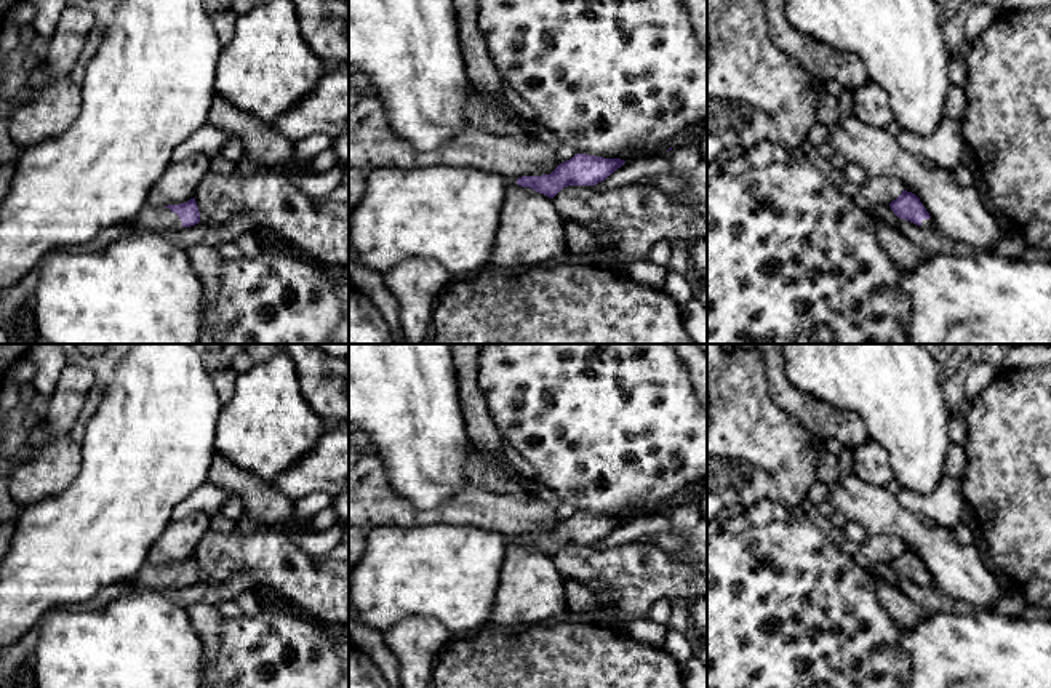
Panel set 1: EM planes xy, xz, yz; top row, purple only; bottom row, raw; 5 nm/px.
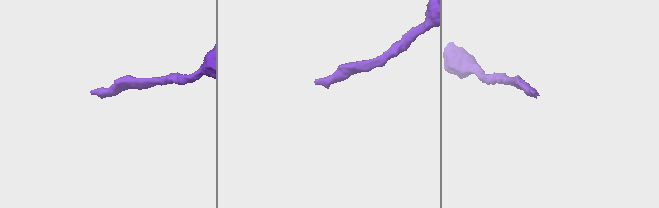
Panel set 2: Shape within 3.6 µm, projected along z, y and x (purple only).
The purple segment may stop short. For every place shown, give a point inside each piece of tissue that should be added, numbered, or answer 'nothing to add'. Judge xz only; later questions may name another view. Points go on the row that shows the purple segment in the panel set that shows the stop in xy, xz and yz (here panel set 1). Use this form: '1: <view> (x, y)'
nothing to add

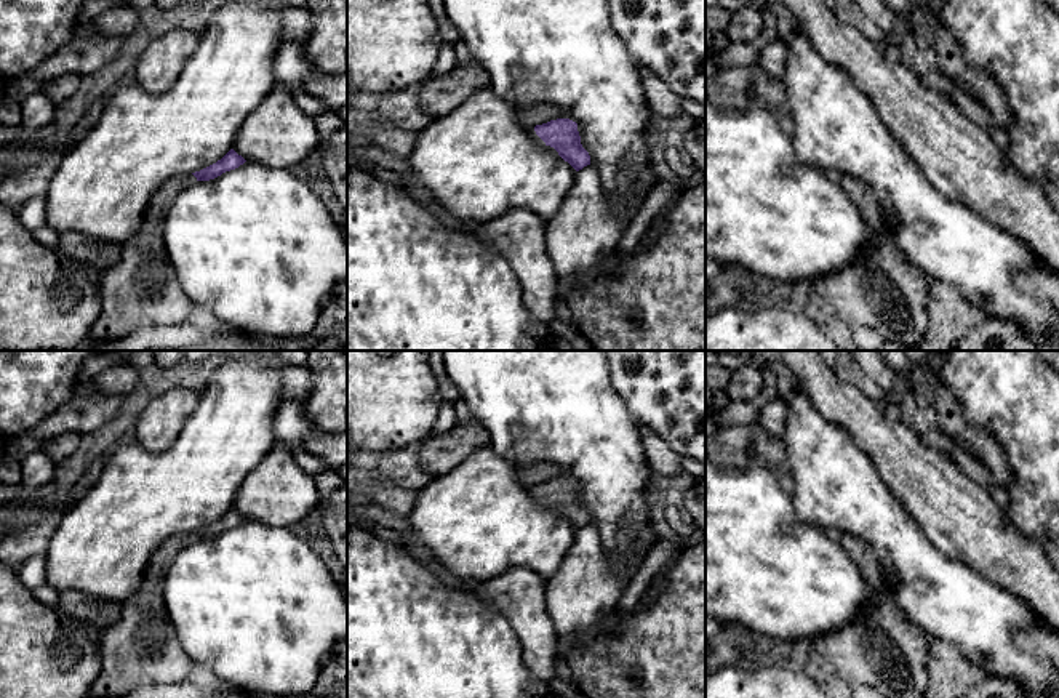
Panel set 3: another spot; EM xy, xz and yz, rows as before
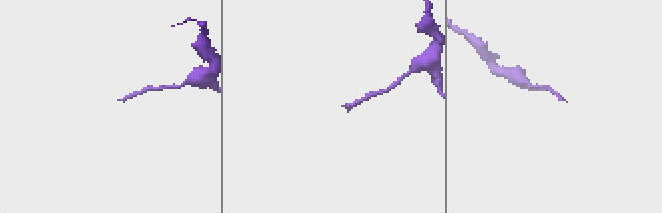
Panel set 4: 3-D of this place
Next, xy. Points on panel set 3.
1: xy (141, 290)

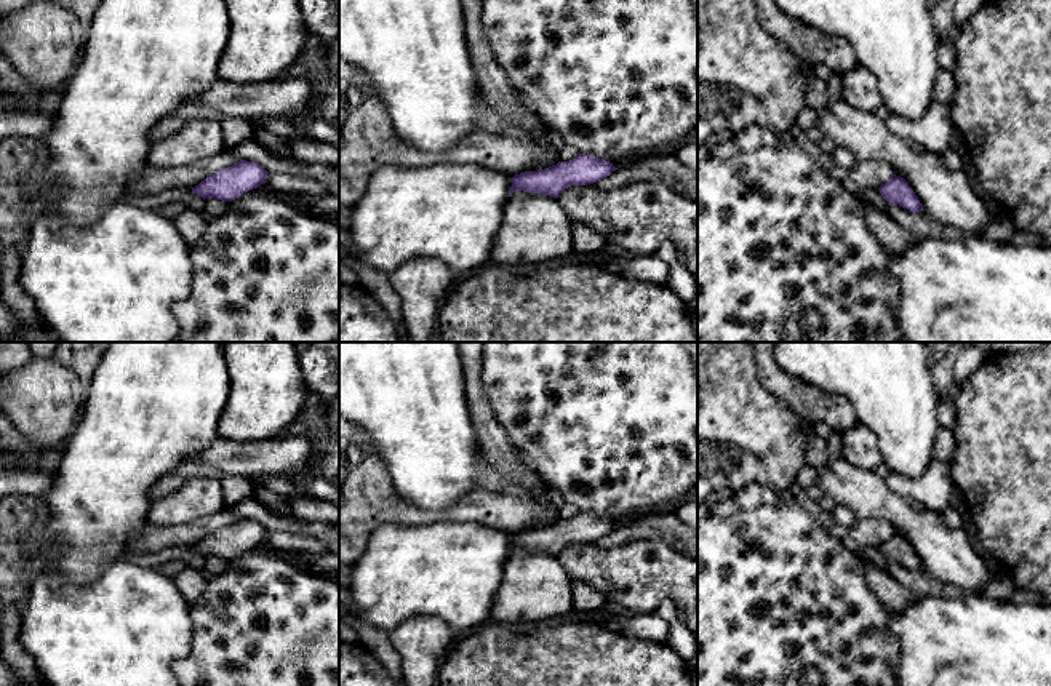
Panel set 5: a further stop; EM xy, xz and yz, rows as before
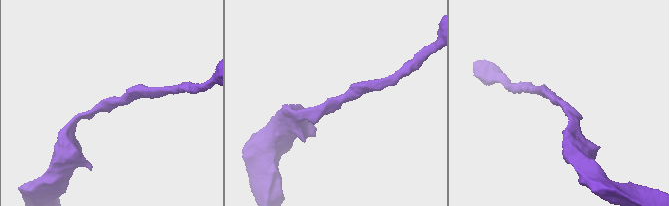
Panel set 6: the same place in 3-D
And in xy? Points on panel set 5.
nothing to add

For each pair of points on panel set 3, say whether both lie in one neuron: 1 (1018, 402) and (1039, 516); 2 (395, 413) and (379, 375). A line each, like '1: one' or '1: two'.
1: one
2: one

